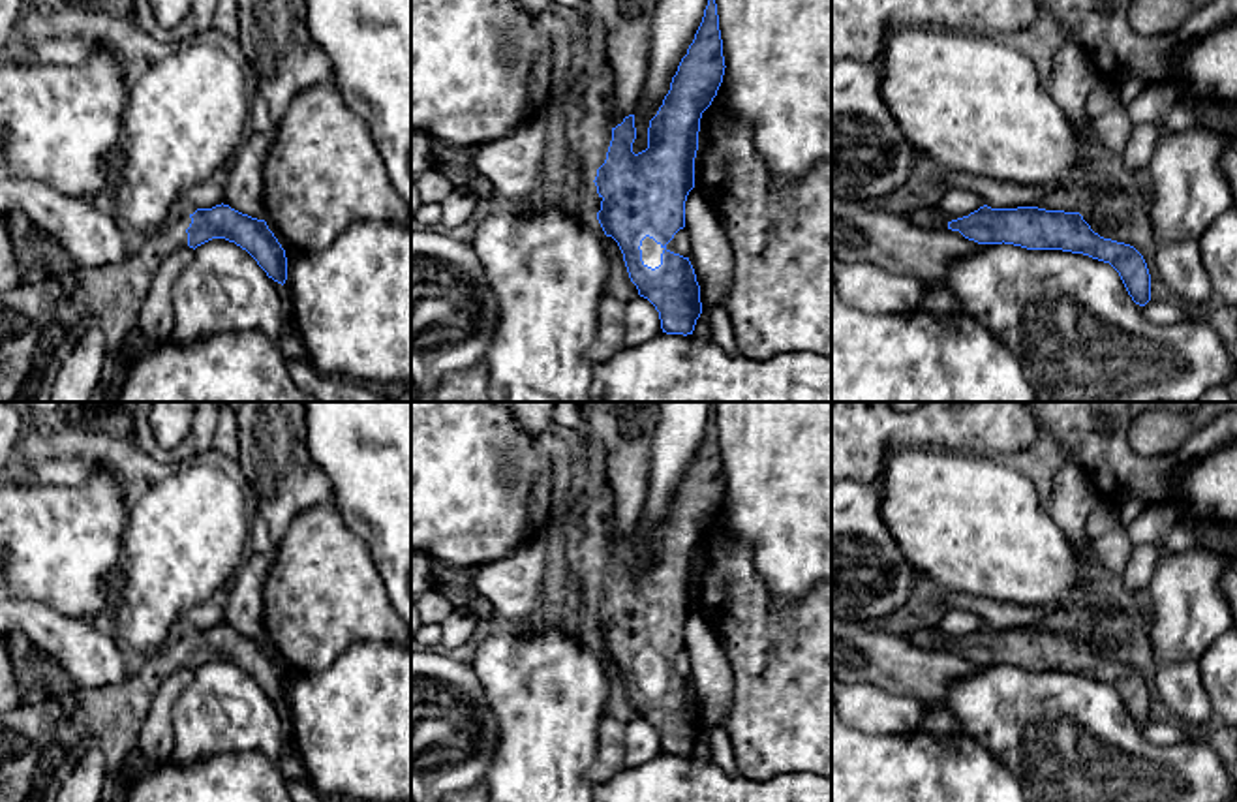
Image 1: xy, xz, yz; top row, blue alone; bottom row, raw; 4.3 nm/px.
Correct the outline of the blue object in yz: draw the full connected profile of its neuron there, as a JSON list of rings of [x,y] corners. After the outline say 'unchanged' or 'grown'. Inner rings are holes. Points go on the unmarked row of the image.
[[[984,625],[969,637],[948,642],[948,650],[959,652],[978,665],[1004,663],[1027,671],[1062,671],[1089,676],[1109,684],[1119,693],[1136,725],[1145,727],[1151,721],[1151,695],[1143,676],[1130,665],[1094,654],[1079,633]]]; unchanged

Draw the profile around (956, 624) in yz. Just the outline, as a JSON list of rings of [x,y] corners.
[[[942,610],[933,620],[950,642],[984,627],[984,622],[976,614],[965,610]]]

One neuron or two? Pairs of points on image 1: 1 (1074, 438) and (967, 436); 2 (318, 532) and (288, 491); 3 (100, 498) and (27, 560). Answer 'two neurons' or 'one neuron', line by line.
1: two neurons
2: two neurons
3: one neuron

